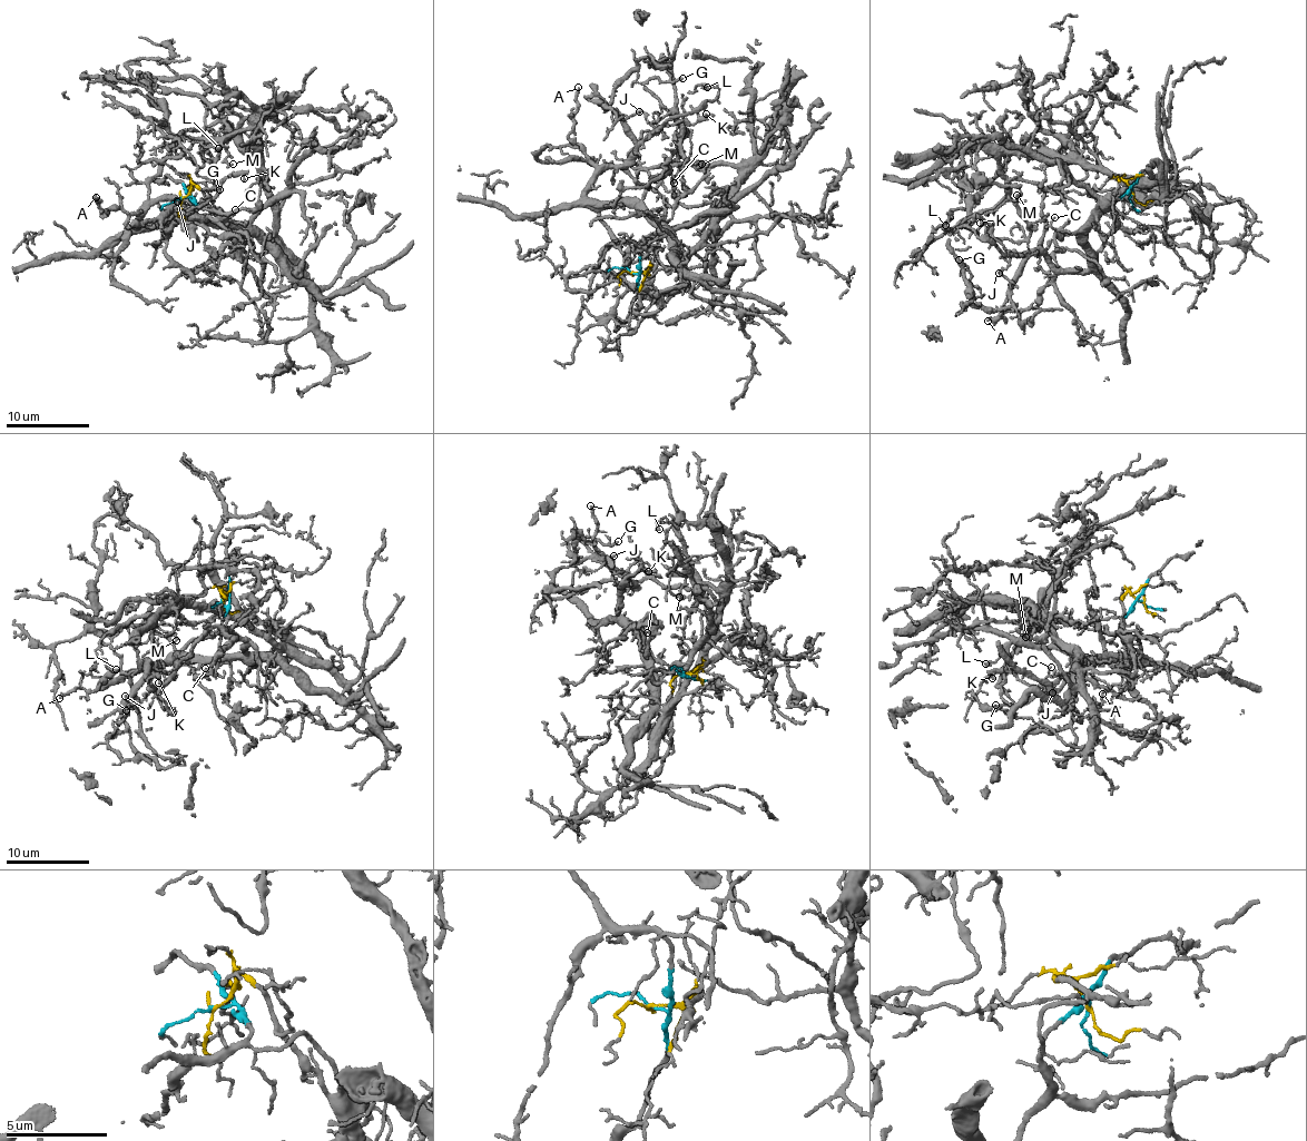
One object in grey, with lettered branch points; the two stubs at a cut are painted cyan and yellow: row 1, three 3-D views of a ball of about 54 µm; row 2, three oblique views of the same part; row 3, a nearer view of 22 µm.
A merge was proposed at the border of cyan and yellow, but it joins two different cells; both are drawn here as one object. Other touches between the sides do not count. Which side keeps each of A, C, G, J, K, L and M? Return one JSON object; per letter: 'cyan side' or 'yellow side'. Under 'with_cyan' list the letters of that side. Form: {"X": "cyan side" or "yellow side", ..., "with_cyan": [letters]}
{"A": "cyan side", "C": "cyan side", "G": "cyan side", "J": "cyan side", "K": "cyan side", "L": "yellow side", "M": "yellow side", "with_cyan": ["A", "C", "G", "J", "K"]}

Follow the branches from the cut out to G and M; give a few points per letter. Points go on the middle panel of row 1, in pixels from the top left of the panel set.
G: (632, 273), (638, 246), (615, 237), (587, 190), (635, 145), (609, 105), (616, 88), (634, 71), (683, 79)
M: (632, 273), (651, 267), (647, 271), (674, 202), (696, 185), (706, 170), (705, 163), (697, 167), (701, 163)

